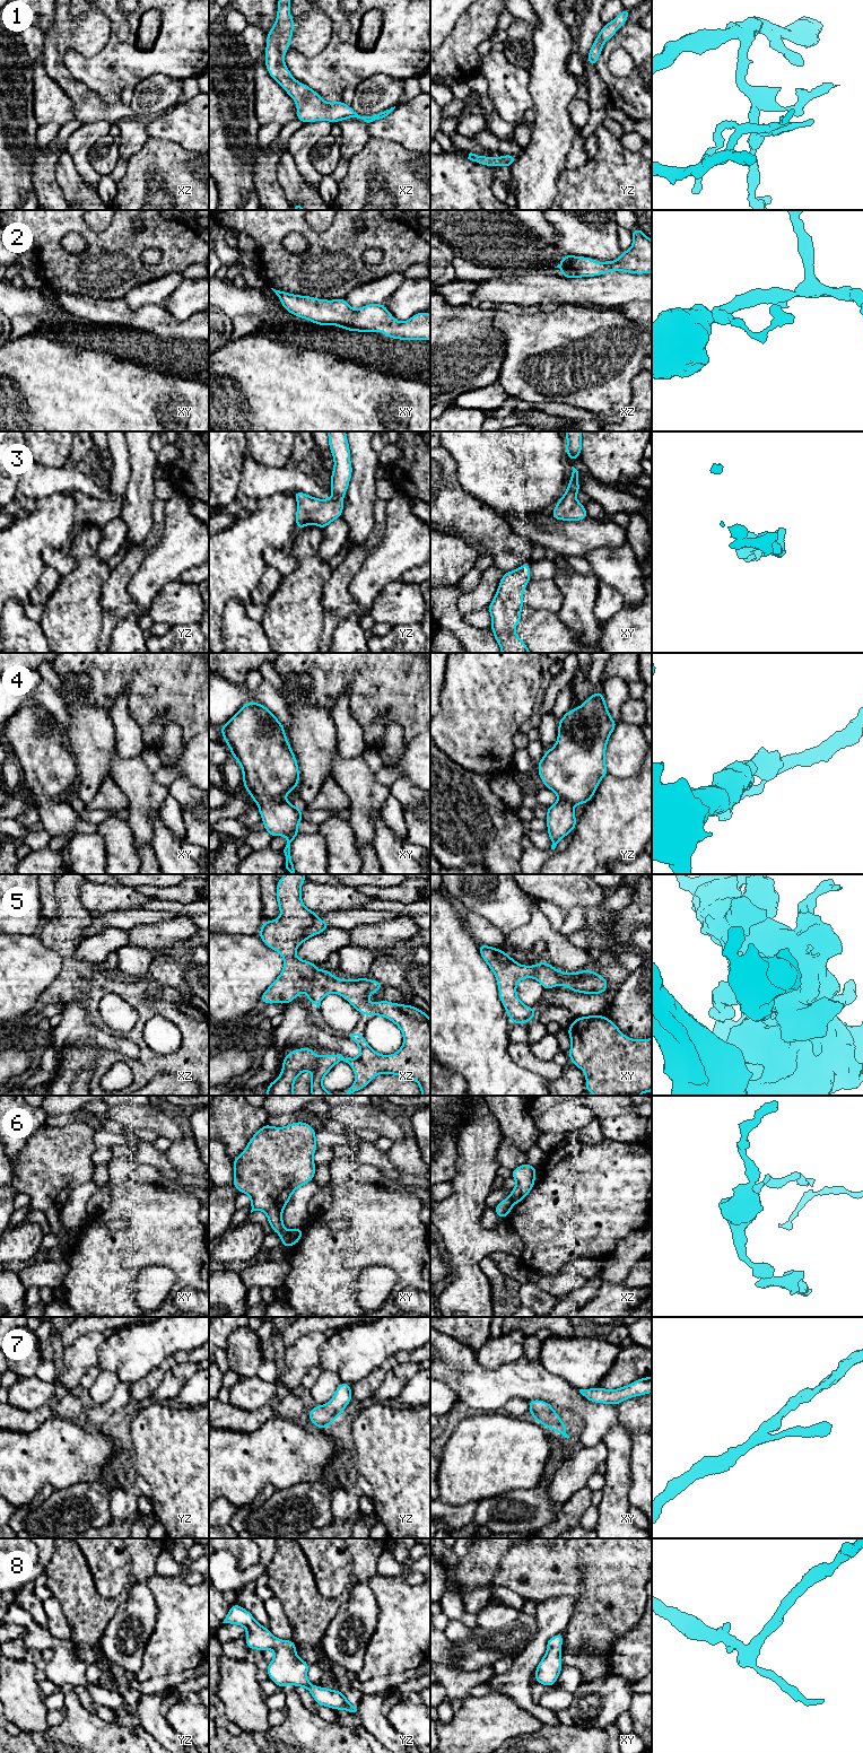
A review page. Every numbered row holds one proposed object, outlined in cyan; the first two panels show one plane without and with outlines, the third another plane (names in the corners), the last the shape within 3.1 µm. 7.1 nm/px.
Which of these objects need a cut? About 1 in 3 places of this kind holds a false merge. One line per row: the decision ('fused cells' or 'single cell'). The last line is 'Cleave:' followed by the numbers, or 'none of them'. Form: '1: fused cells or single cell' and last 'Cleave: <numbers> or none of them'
1: single cell
2: single cell
3: single cell
4: single cell
5: single cell
6: fused cells
7: single cell
8: single cell
Cleave: 6

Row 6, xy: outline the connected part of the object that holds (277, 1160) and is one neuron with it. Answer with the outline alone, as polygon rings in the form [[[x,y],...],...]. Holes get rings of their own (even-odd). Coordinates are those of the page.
[[[296,1122],[285,1127],[265,1124],[250,1140],[245,1150],[233,1160],[233,1186],[251,1197],[251,1213],[260,1210],[267,1214],[273,1232],[281,1238],[281,1245],[289,1247],[289,1231],[284,1228],[282,1210],[293,1193],[314,1179],[316,1166],[313,1154],[317,1149],[316,1131],[305,1122]]]

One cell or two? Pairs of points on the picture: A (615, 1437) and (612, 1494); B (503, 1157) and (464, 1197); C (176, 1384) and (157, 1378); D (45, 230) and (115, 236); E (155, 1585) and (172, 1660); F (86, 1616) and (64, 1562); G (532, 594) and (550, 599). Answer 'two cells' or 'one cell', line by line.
A: one cell
B: two cells
C: two cells
D: one cell
E: one cell
F: one cell
G: one cell

